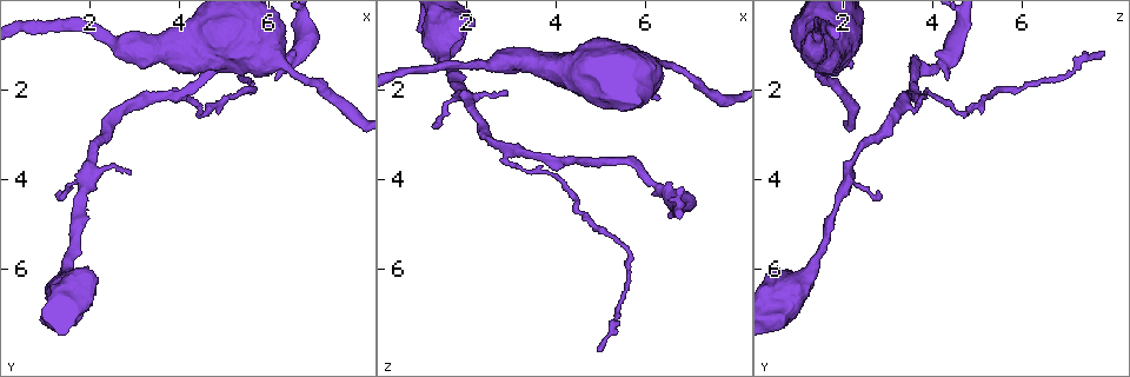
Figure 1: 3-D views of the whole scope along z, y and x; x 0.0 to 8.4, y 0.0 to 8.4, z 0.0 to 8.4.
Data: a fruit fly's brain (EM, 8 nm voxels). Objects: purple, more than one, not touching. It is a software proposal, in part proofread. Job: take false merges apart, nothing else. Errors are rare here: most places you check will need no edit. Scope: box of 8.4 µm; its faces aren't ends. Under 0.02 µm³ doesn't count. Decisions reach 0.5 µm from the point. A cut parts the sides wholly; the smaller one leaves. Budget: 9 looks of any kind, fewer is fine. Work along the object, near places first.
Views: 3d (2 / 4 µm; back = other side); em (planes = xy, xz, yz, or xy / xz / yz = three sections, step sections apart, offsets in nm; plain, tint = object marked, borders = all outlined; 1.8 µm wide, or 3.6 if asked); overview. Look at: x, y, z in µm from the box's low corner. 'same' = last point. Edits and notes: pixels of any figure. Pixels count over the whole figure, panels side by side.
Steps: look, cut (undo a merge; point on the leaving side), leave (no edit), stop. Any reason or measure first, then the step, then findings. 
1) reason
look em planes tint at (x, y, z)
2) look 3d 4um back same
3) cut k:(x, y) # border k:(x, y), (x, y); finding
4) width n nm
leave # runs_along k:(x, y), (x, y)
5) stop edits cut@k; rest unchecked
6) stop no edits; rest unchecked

sudden change in width
look em 3.6um planes tint at (6.65, 1.65, 1.55)

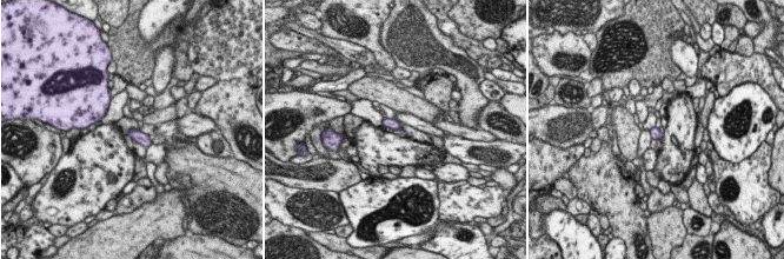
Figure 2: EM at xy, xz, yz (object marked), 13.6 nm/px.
leave # one cell here

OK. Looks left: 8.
calibre changes
look em planes tint at (6.50, 1.25, 4.45)

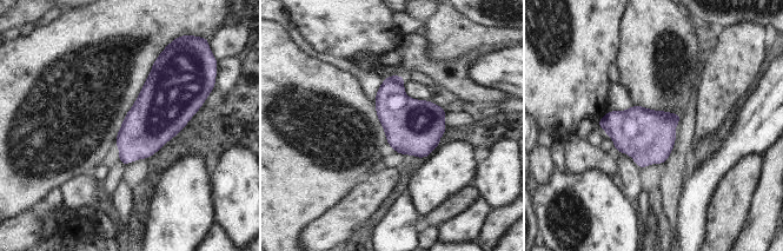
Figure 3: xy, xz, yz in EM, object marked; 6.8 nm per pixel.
width 340 nm
leave # all the same cell

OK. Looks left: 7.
three arms meet
look em 3.6um xz step 4 plain at (3.85, 2.25, 3.60)

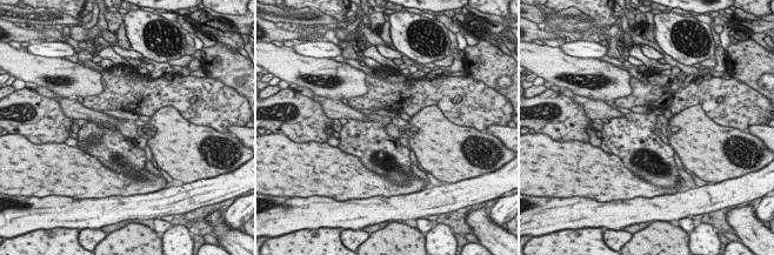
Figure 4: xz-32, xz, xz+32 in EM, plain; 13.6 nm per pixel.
look em 3.6um xz step 4 tint same

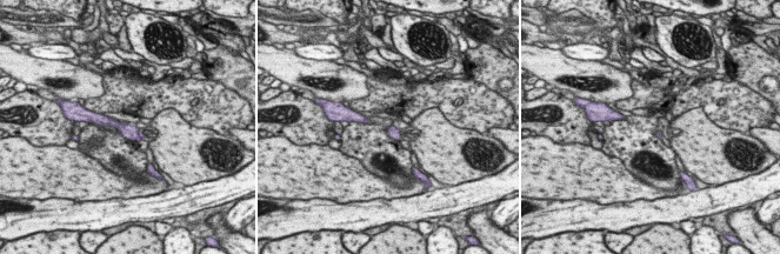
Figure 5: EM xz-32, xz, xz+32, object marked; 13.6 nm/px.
leave # runs_along 5:(93, 119), (112, 121), (140, 136); all the same cell

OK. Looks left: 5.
calibre changes
look em yz step 4 tint at (1.45, 6.15, 1.25)

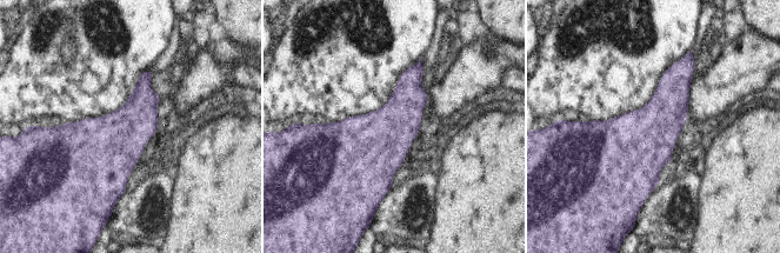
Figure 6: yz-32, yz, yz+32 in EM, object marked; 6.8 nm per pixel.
width 400 nm
leave # one cell here

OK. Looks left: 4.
stop no edits; rest unchecked

